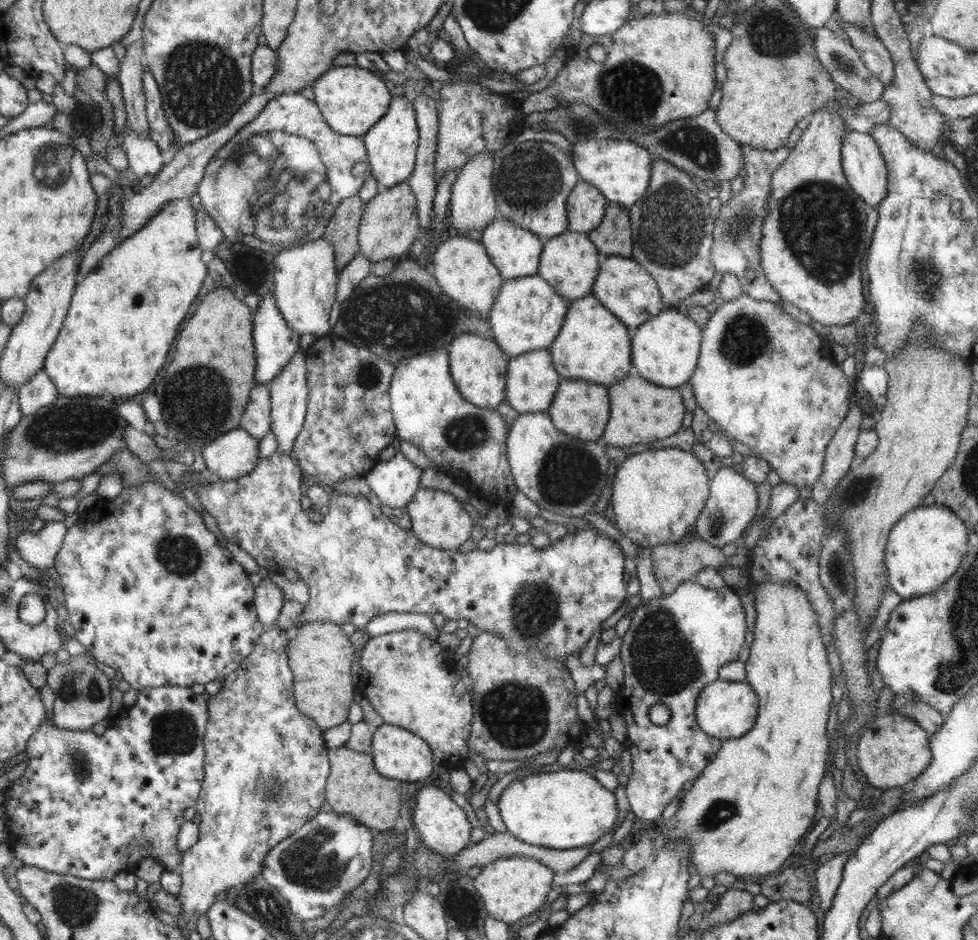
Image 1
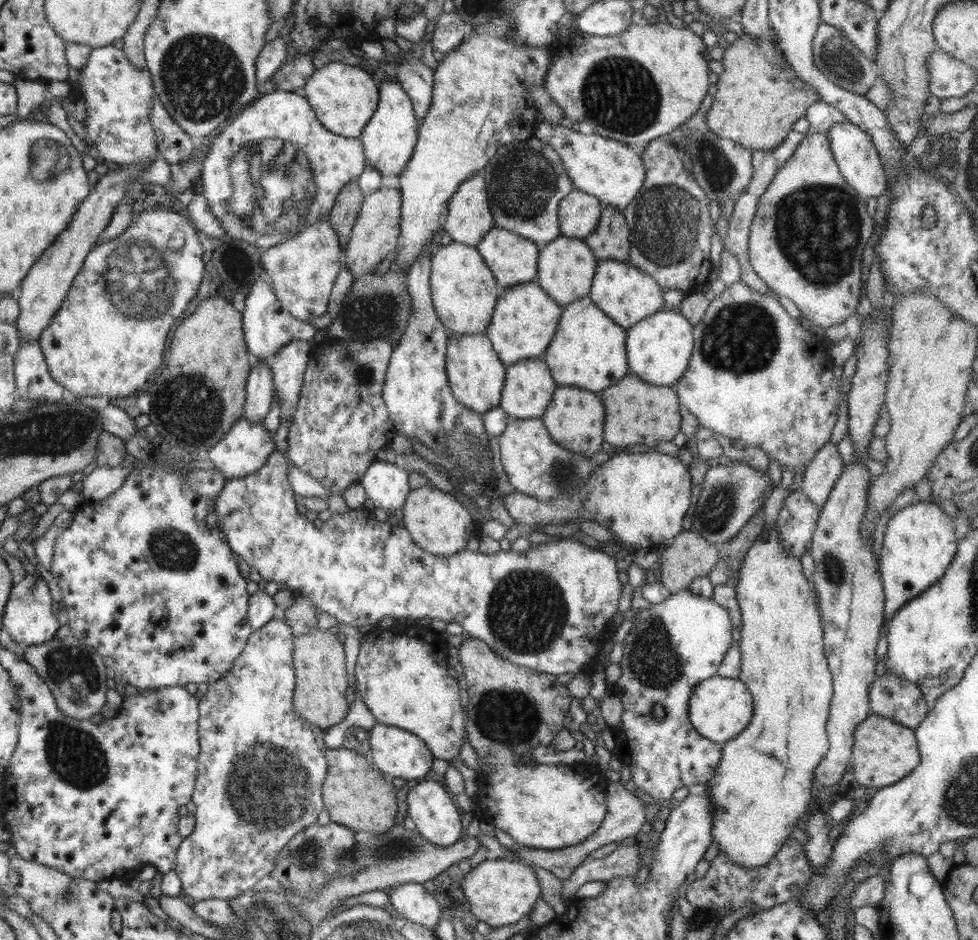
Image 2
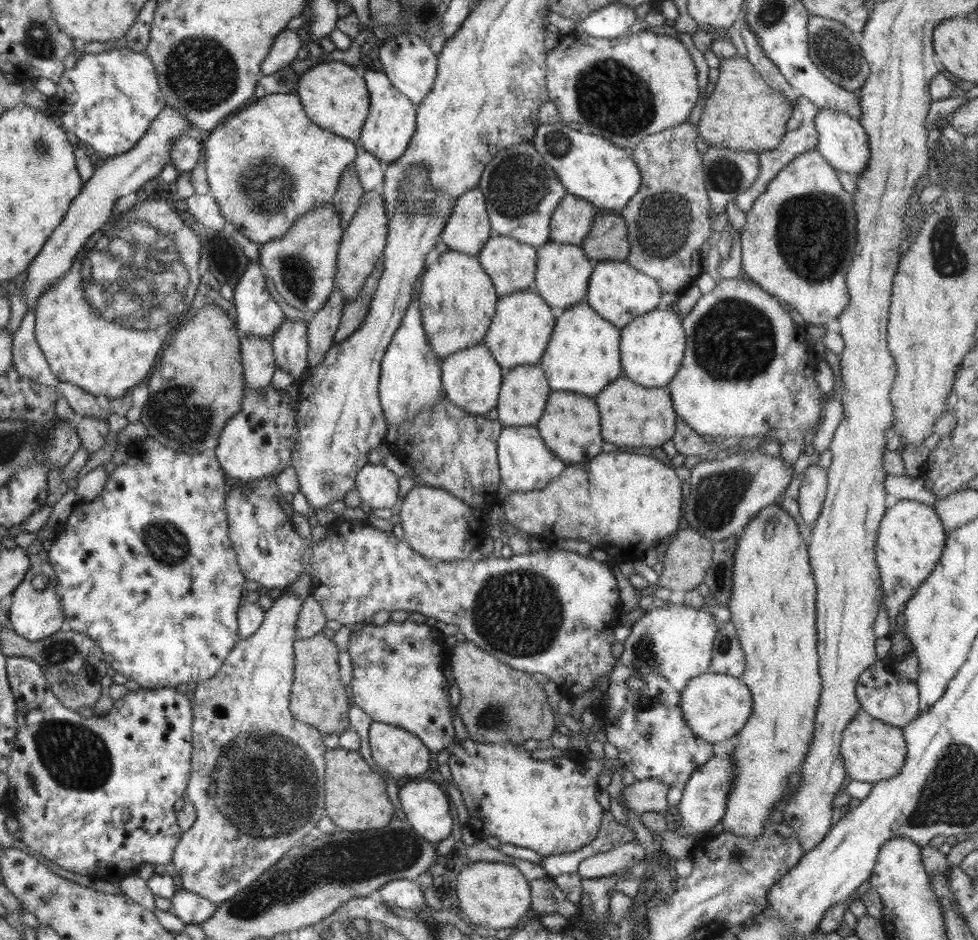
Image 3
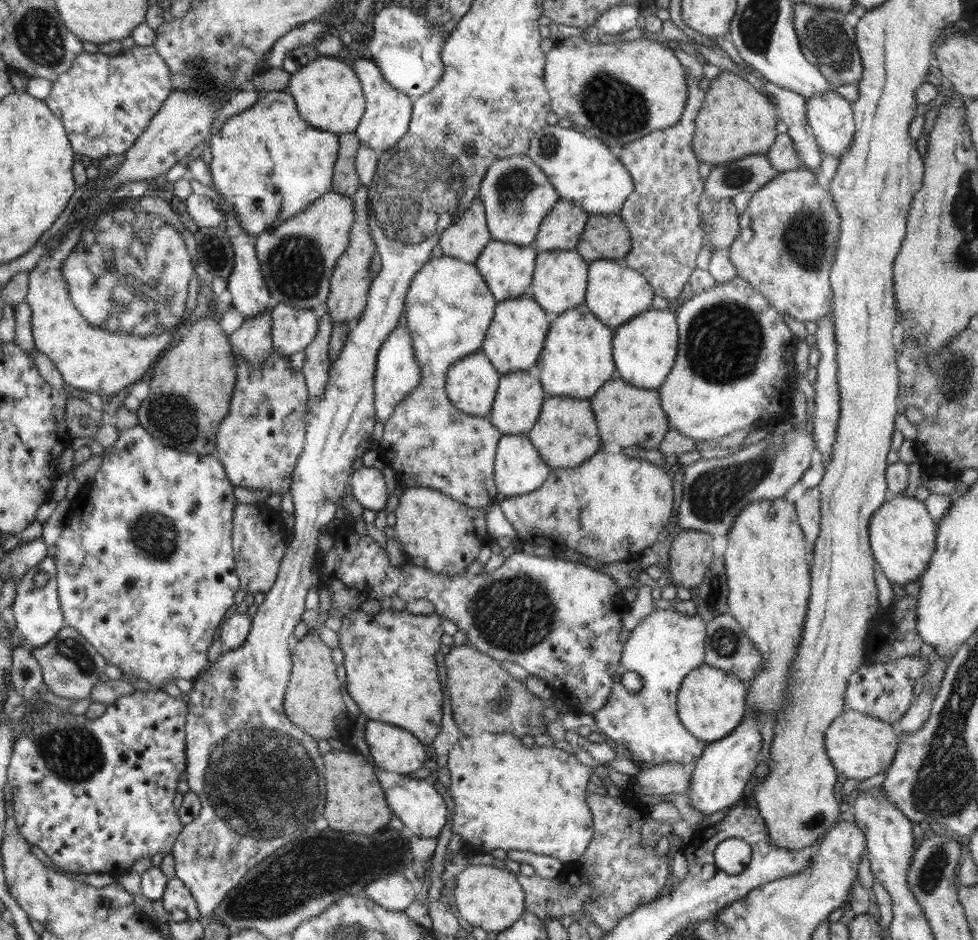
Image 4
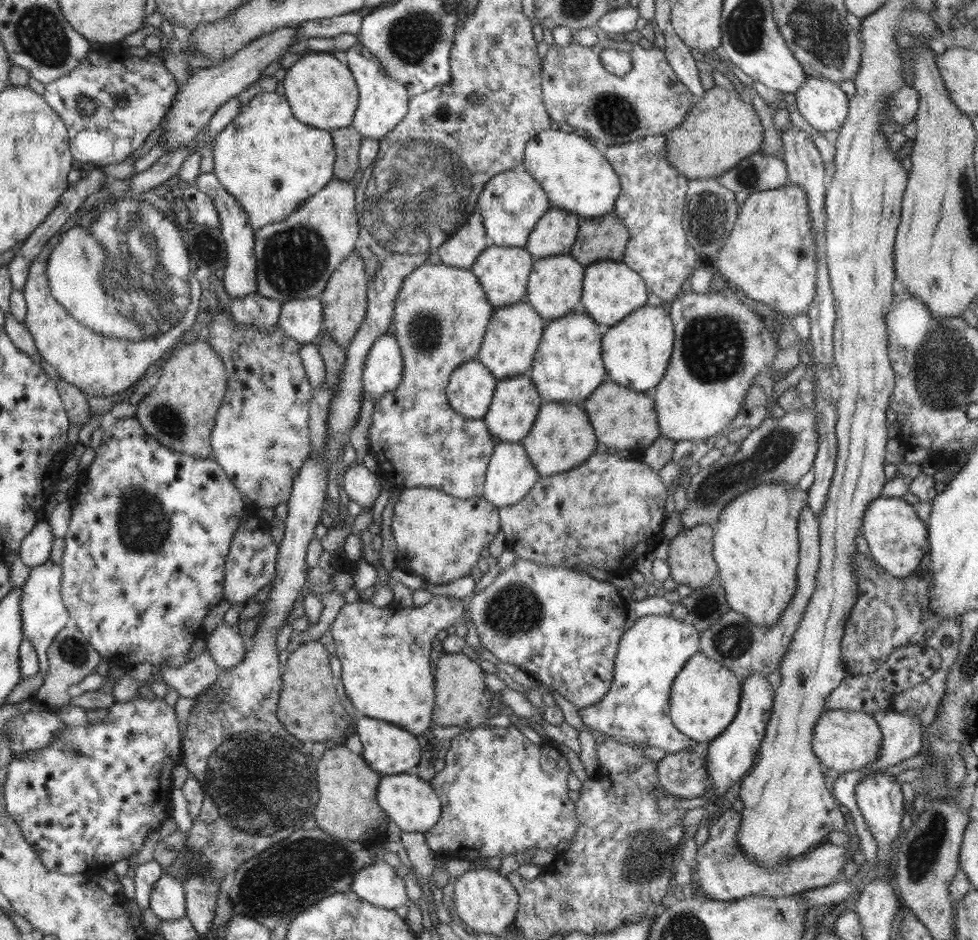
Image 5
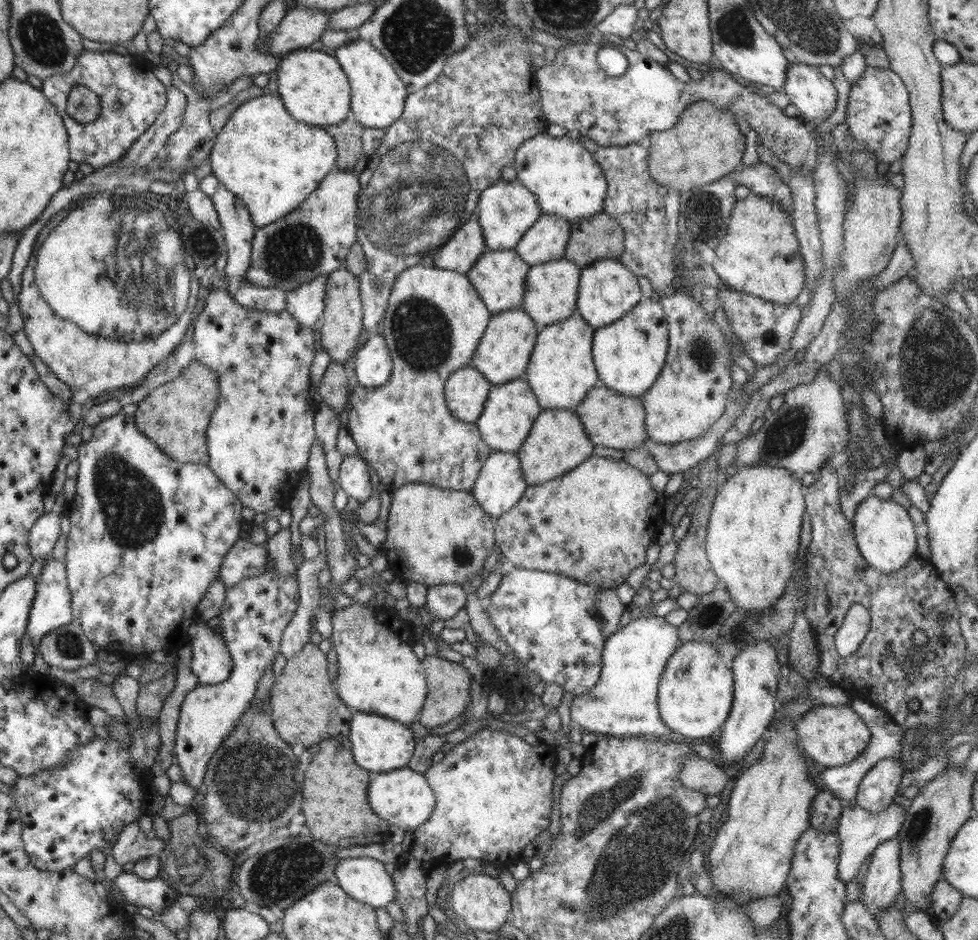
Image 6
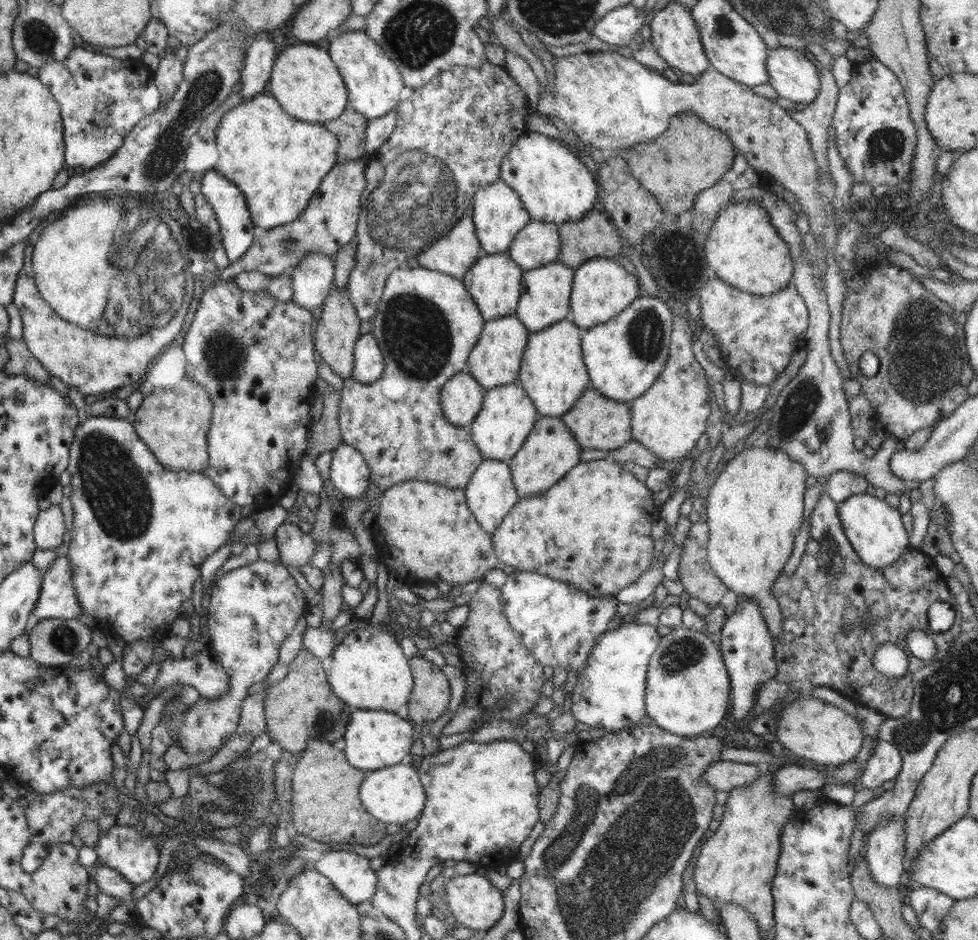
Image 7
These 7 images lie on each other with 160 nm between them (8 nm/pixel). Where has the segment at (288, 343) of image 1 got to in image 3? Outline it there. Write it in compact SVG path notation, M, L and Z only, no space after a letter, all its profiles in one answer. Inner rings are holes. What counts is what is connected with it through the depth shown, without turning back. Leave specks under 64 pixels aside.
M248 261L234 288L236 324L244 335L270 340L286 316L266 289L266 276L260 264Z

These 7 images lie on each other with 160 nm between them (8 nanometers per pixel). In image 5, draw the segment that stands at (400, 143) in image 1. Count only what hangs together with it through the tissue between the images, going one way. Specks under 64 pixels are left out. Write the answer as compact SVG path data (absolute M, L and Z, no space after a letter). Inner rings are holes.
M360 41L344 51L346 54L346 66L352 71L354 81L358 86L358 108L354 114L352 126L363 138L374 138L380 142L383 136L392 132L404 116L408 113L410 95L406 88L384 70L380 61Z

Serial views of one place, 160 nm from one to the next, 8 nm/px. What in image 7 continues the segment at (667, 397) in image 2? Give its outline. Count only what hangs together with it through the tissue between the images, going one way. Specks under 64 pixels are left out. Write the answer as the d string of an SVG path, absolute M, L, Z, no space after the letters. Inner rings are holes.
M589 386L584 389L574 406L560 417L583 449L594 448L612 452L632 440L631 414L632 407L629 403L610 400Z

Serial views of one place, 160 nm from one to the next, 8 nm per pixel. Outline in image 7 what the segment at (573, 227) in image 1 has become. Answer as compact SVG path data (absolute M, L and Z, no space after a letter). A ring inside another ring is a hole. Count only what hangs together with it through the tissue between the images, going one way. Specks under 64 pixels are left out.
M533 221L518 231L506 251L524 272L555 262L559 252L559 225Z

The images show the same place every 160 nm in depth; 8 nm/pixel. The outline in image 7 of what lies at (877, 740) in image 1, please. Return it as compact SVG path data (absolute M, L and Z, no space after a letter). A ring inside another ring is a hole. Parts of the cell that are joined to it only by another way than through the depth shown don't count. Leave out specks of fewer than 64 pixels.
M800 698L785 704L775 734L776 740L800 758L836 766L856 759L866 743L866 734L852 715L816 698Z

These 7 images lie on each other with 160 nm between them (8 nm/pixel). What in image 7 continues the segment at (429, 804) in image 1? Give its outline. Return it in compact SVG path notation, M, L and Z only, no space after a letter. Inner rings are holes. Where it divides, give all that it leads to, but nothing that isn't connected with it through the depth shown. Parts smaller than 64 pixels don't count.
M408 761L383 769L365 771L365 778L359 786L359 797L364 808L375 818L387 824L404 825L419 817L426 804L426 793L417 770Z

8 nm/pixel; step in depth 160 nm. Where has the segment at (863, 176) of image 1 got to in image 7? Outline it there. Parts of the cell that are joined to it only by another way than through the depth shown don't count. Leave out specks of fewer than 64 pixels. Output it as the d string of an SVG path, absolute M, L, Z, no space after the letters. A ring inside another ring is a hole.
M790 47L768 49L768 83L779 97L797 104L816 102L820 94L820 76L816 66L802 50Z

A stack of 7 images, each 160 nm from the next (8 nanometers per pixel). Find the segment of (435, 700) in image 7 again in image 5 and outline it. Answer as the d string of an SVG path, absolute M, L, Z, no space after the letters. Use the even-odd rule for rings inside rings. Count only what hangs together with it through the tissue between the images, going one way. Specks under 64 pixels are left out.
M444 653L434 662L436 704L432 710L432 722L440 726L460 726L465 729L478 728L488 718L498 714L511 714L510 707L504 703L499 693L489 691L484 684L484 671L467 655L461 653Z

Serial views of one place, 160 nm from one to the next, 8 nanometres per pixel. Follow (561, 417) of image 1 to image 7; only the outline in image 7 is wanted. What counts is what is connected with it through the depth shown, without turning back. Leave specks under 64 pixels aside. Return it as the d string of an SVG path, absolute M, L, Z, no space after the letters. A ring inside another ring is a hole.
M540 416L520 450L507 462L519 498L532 498L554 486L573 466L580 463L583 448L558 416Z

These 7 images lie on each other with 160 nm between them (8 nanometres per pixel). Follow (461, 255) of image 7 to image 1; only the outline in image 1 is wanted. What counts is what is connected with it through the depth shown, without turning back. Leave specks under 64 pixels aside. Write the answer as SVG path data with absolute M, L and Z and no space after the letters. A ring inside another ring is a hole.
M498 151L474 155L457 174L453 175L454 182L451 188L449 217L455 229L484 231L499 217L497 209L492 175L494 172L494 158Z

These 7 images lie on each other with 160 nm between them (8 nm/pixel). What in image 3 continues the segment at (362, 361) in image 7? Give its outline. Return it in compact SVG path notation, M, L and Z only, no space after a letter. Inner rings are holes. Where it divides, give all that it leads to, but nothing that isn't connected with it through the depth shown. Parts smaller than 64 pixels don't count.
M416 292L382 358L379 399L388 423L400 426L411 421L419 412L429 411L439 403L444 397L440 364L438 355L428 344Z

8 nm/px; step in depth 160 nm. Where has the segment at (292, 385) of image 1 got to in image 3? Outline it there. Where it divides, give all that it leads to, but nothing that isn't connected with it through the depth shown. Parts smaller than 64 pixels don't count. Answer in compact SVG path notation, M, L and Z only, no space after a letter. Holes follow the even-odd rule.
M286 317L283 325L280 325L279 329L276 329L276 332L271 336L270 343L273 350L272 354L278 367L287 370L294 380L298 380L308 365L307 323L304 321L293 321Z

